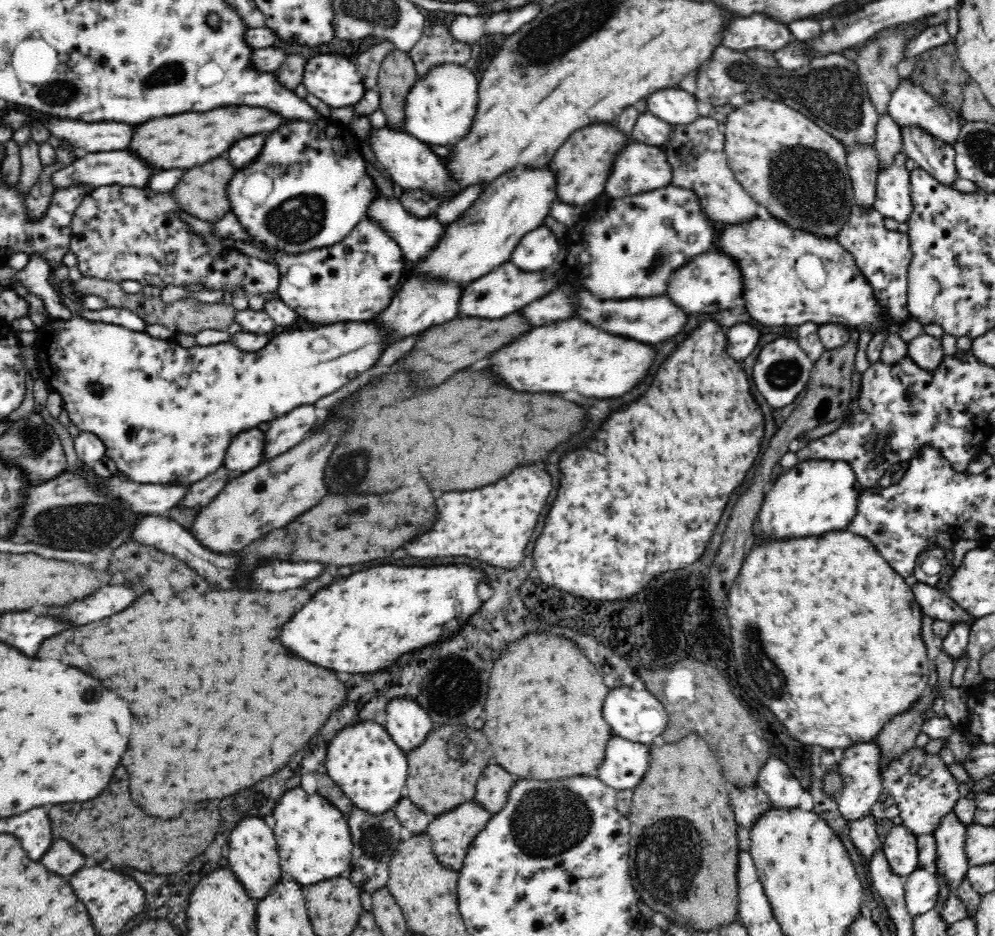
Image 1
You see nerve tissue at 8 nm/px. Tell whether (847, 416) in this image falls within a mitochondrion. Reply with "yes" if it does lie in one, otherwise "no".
no

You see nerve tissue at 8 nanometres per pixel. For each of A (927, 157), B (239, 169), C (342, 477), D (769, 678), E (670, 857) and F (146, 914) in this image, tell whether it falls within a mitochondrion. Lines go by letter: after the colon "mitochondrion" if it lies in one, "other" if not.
A: other
B: other
C: mitochondrion
D: mitochondrion
E: mitochondrion
F: other

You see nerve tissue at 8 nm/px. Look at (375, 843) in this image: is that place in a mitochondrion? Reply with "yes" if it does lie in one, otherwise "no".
yes

